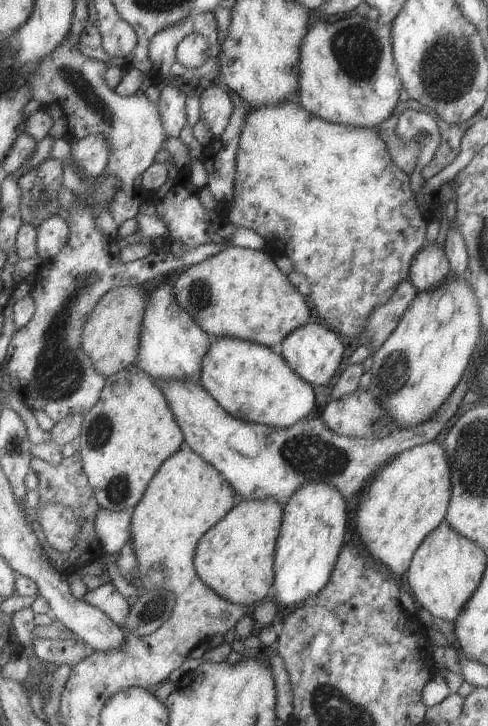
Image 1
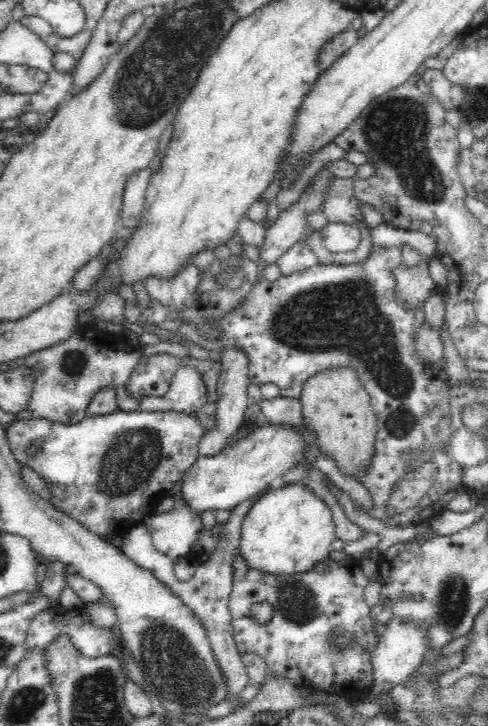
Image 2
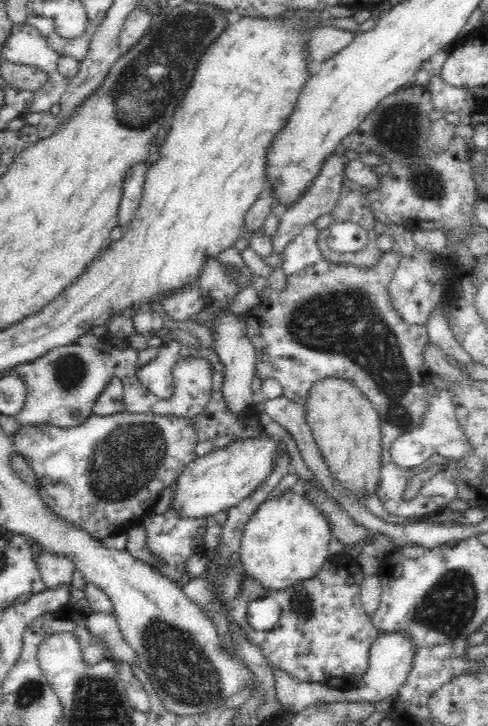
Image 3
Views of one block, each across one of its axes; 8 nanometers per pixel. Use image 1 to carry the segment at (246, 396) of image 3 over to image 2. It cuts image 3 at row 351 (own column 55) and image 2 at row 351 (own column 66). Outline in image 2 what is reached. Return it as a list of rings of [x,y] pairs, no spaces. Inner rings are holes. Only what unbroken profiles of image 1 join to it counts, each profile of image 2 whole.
[[[226,349],[221,355],[222,372],[214,391],[217,394],[216,412],[214,412],[216,420],[214,420],[213,428],[206,430],[205,436],[200,442],[200,457],[213,457],[228,446],[231,437],[243,426],[243,414],[249,404],[249,399],[246,397],[246,386],[249,381],[247,378],[249,370],[247,354],[240,349]]]

